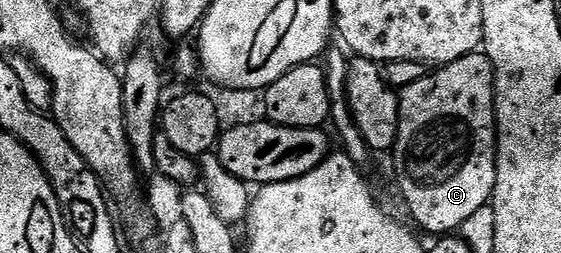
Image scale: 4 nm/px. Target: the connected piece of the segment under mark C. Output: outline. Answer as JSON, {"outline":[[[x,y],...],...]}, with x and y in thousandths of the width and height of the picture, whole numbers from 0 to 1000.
{"outline":[[[861,206],[832,213],[827,229],[809,237],[800,261],[786,261],[758,289],[752,316],[718,344],[709,372],[713,395],[713,486],[709,490],[709,538],[699,573],[695,621],[699,656],[706,668],[706,719],[713,731],[713,767],[734,842],[734,862],[768,933],[799,933],[818,913],[822,885],[838,870],[852,822],[872,810],[877,794],[877,763],[884,739],[884,328],[877,245]]]}

